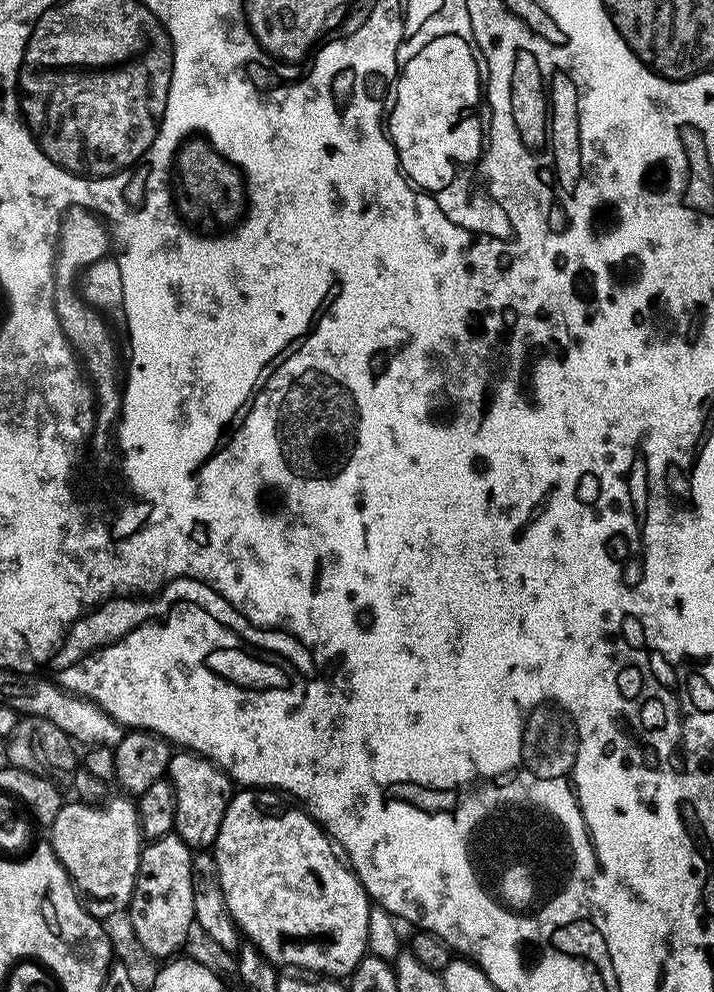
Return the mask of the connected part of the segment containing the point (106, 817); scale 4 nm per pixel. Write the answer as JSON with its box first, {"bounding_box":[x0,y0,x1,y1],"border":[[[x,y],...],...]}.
{"bounding_box":[50,795,142,918],"border":[[[119,795],[103,801],[102,806],[65,802],[50,826],[50,843],[58,862],[67,870],[77,893],[84,898],[89,896],[83,901],[84,908],[97,918],[127,909],[138,874],[142,847],[138,814],[135,803],[127,795]]]}

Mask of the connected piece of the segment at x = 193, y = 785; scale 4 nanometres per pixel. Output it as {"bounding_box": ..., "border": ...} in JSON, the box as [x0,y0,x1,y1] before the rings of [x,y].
{"bounding_box":[166,750,234,850],"border":[[[187,750],[173,751],[166,779],[174,786],[175,835],[180,836],[182,842],[186,842],[186,846],[193,850],[211,849],[218,838],[228,804],[232,801],[234,781],[221,770],[219,764]]]}

